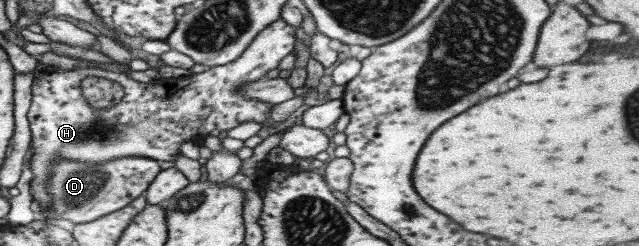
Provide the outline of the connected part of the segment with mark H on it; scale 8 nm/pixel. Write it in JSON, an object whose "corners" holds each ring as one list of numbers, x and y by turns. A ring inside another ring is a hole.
{"corners":[[277,19,251,41,239,58,227,65,218,65,182,78,160,78,153,83,141,83,121,71,103,68,65,70,46,66,41,78,33,82,32,100,27,112,32,133,30,164,35,176,30,181,30,187,38,212,37,219,45,225,47,221,53,221,47,214,51,209,47,181,54,173,51,167,61,159,79,163,87,161,91,165,101,165,121,157,175,161,175,157,182,155,181,145,185,141,199,142,215,129,228,132,247,121,266,122,273,104,257,98,245,98,237,91,245,83,273,75,278,71,281,59,294,53,296,36,290,26,285,20],[89,75,117,81,125,92,119,104,109,108,91,106,81,92,81,81]]}

